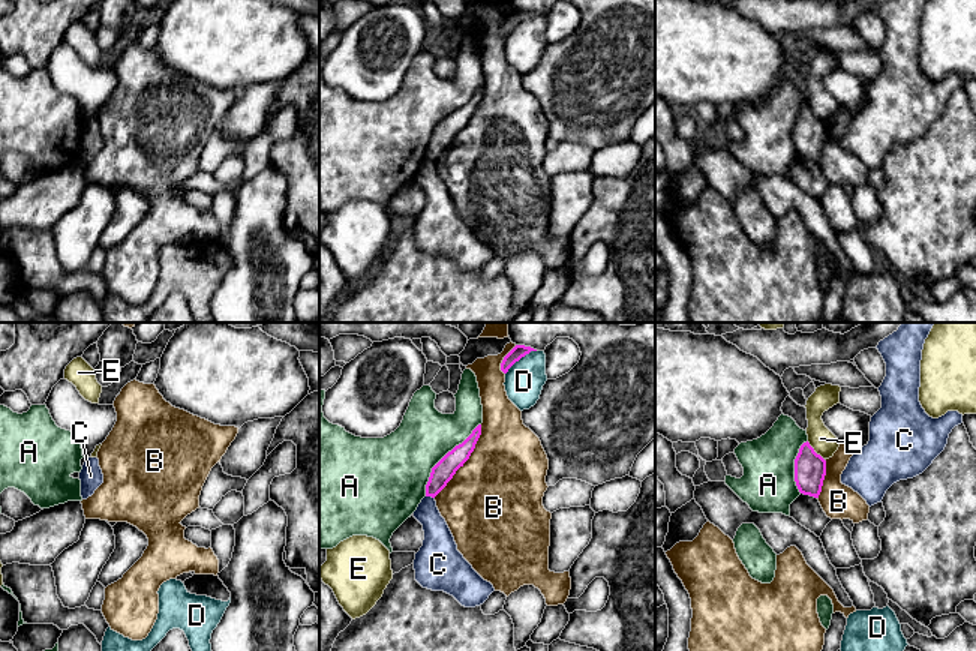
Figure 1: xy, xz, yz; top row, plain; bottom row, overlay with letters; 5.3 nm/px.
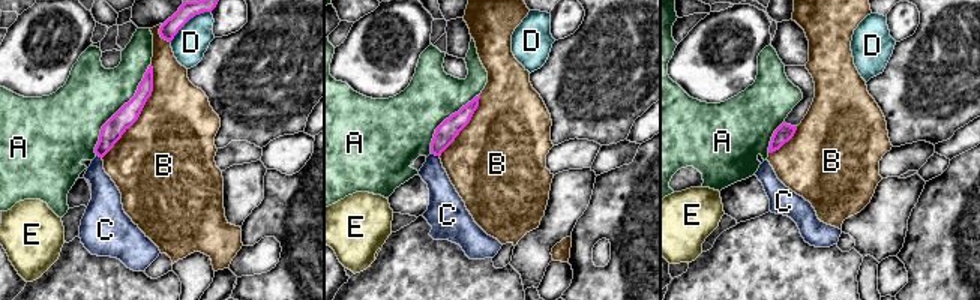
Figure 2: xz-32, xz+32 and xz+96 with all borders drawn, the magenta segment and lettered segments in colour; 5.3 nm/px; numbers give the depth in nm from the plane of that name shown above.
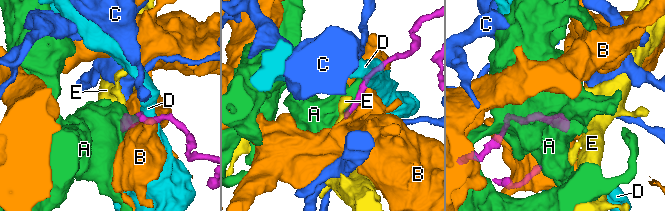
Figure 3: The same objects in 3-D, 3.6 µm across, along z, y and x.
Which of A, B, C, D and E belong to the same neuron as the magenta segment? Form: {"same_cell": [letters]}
{"same_cell": []}

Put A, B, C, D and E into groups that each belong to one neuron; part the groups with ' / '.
A / B / C / D / E

